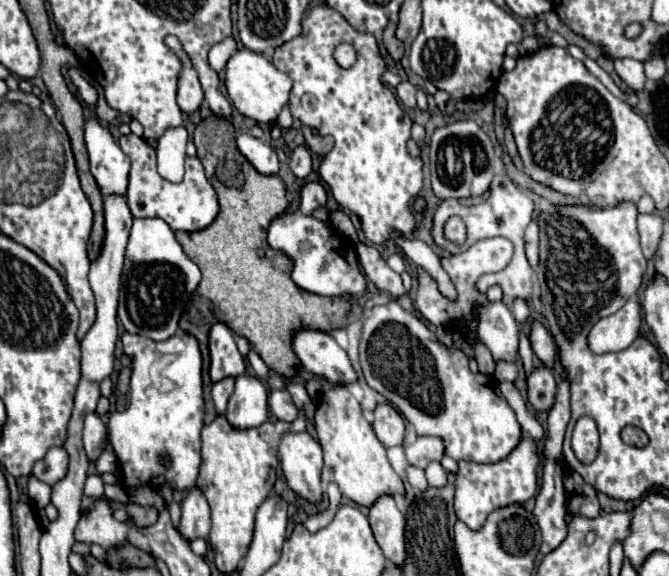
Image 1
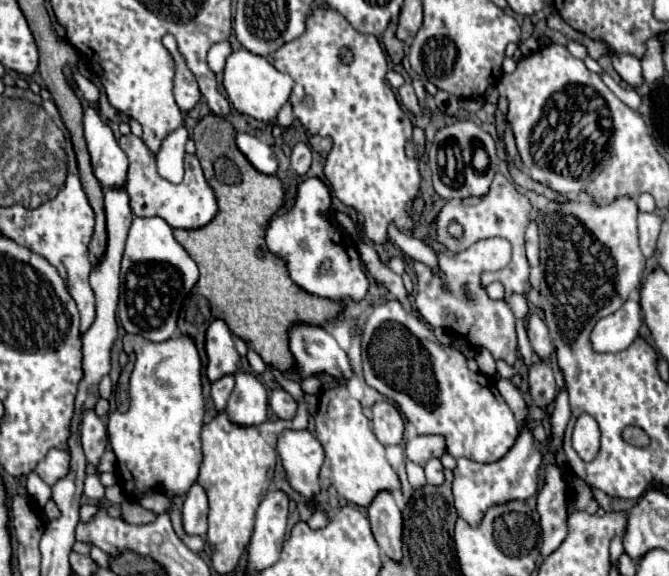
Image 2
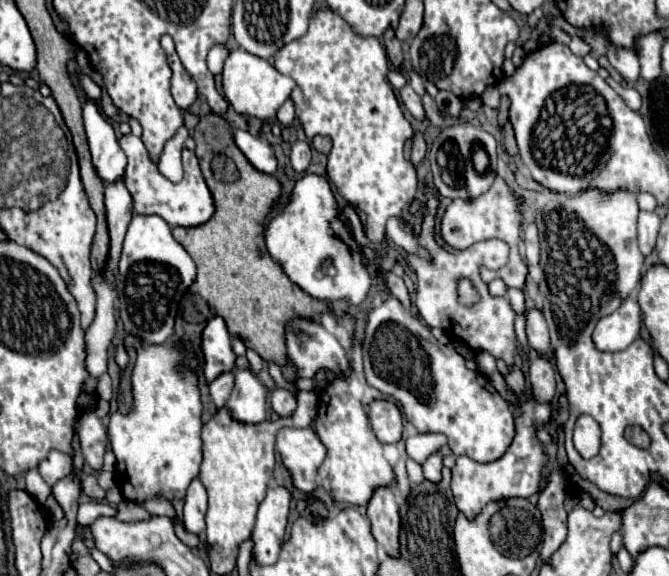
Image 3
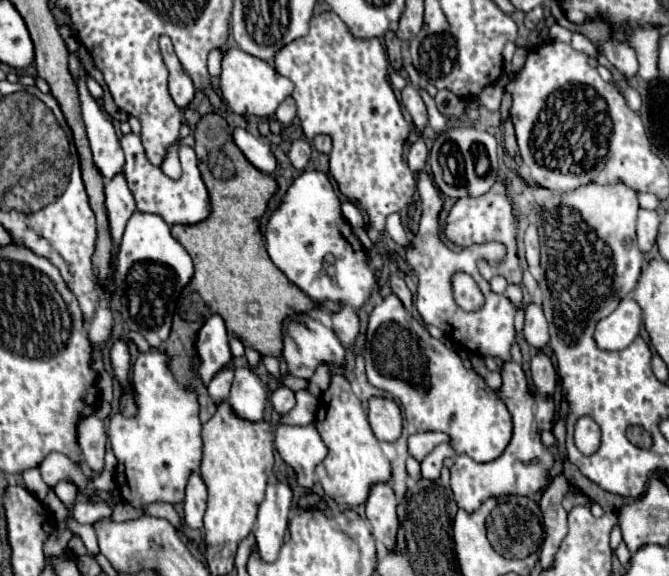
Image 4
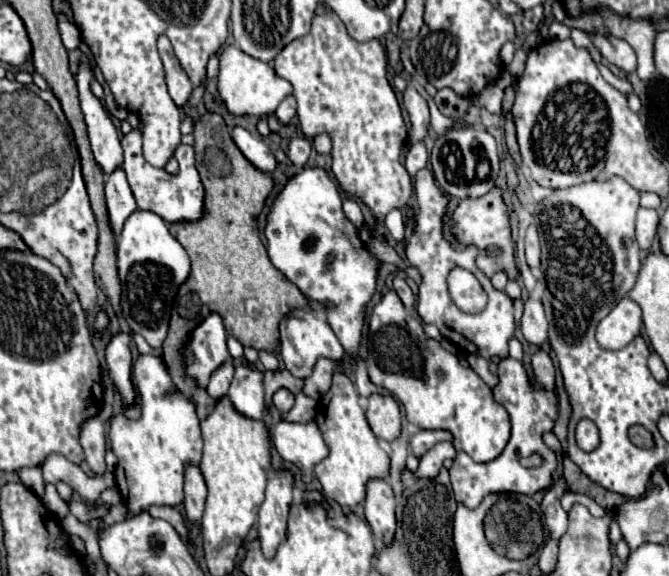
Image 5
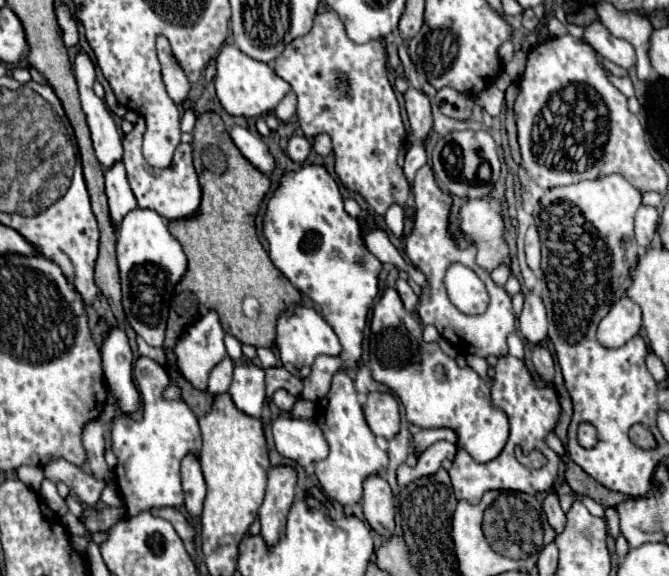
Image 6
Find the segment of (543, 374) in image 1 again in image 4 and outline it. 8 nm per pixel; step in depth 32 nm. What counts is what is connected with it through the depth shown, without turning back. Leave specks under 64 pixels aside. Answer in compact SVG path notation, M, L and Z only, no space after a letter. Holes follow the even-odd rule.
M538 352L538 354L532 358L530 368L532 368L532 380L534 380L536 390L538 390L542 396L554 394L554 390L556 390L556 370L554 370L552 360L548 358L548 354Z

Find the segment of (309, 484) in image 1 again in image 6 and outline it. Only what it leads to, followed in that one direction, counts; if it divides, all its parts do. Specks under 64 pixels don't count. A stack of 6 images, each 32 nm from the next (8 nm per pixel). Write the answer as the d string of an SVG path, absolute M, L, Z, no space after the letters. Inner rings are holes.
M278 414L272 420L272 436L276 442L276 450L304 468L328 456L324 434L312 418L304 420L292 418L290 414Z

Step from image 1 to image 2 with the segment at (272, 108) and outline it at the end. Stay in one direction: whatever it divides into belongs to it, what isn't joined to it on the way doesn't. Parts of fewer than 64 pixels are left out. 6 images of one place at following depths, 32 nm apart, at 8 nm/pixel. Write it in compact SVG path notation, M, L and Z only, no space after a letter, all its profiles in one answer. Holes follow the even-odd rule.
M244 48L234 50L224 66L224 90L232 104L232 108L240 114L252 116L260 122L272 122L276 120L278 110L288 102L288 96L292 92L294 80L288 74L278 72L266 58L256 56Z

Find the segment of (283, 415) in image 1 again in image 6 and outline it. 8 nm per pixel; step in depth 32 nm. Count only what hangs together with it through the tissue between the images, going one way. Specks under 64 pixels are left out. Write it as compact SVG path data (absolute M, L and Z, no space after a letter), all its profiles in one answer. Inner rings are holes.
M276 390L274 396L272 396L272 400L280 408L280 412L290 412L292 406L296 404L296 398L290 392L286 392L286 390Z

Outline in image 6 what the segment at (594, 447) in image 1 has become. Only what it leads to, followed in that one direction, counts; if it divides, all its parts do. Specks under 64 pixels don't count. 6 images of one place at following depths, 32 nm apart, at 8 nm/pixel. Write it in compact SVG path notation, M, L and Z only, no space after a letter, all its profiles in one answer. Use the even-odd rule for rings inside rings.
M580 424L578 428L578 442L584 446L584 448L590 448L596 444L596 432L590 424Z

